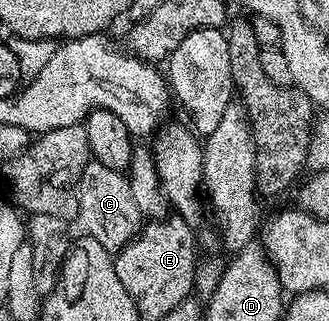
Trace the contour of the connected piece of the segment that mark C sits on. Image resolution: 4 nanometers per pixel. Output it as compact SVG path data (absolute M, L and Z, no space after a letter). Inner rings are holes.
M90 162L80 173L76 188L78 197L77 226L83 227L85 234L91 239L100 241L104 249L111 253L117 253L123 247L127 247L138 232L144 226L144 220L140 213L140 205L132 198L130 180L125 174L116 169L108 169L108 165Z

